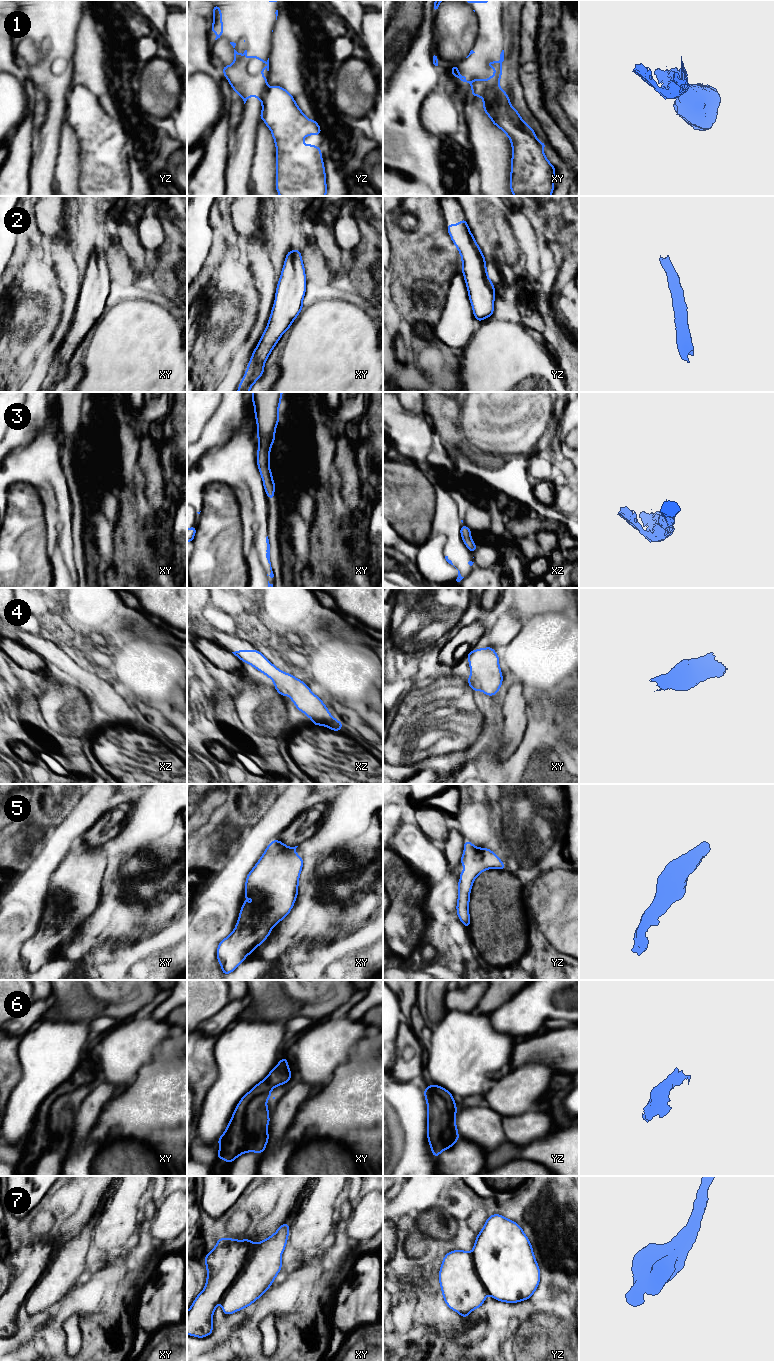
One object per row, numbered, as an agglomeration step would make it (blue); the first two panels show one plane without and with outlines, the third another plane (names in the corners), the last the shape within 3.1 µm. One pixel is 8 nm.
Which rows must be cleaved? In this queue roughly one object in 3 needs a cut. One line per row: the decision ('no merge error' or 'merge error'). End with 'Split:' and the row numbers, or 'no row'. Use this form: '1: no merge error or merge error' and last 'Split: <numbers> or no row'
1: merge error
2: no merge error
3: merge error
4: no merge error
5: no merge error
6: no merge error
7: merge error
Split: 1, 3, 7

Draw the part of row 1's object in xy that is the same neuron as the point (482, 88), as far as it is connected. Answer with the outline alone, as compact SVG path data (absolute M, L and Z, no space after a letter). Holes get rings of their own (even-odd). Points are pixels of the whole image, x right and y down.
M502 50L500 54L500 61L488 61L487 65L489 68L494 67L496 70L494 75L489 77L486 81L480 80L478 78L473 81L467 81L465 76L462 76L459 73L457 64L453 65L450 75L453 75L459 78L463 82L467 82L472 86L472 94L471 97L480 96L481 98L486 98L491 94L498 95L502 90L499 87L499 81L502 75L502 62L504 61L504 50Z

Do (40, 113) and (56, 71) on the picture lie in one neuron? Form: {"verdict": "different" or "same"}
{"verdict": "different"}

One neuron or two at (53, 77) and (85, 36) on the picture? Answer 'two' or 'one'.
two

